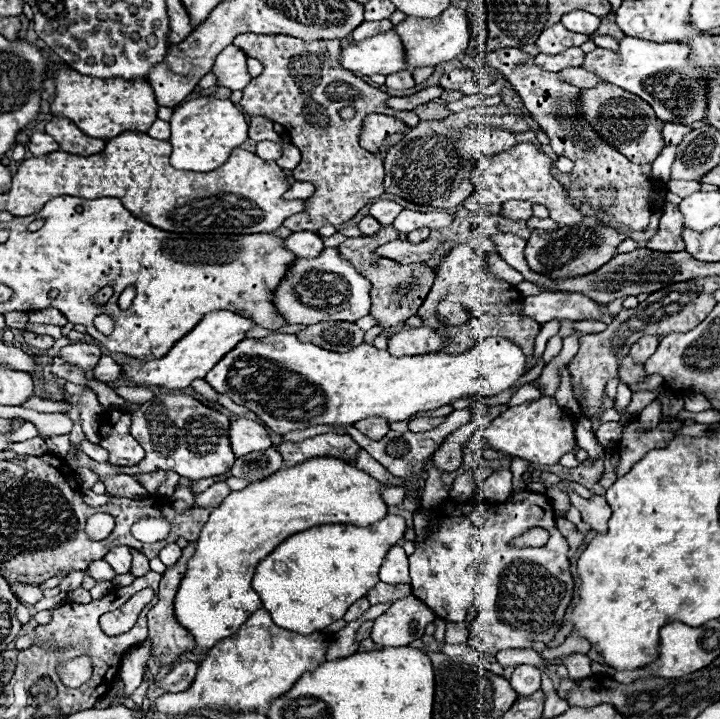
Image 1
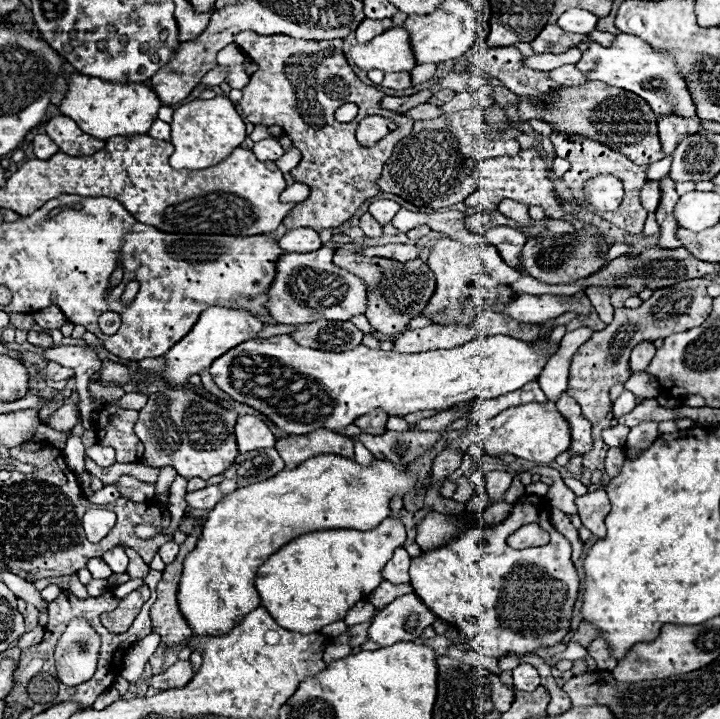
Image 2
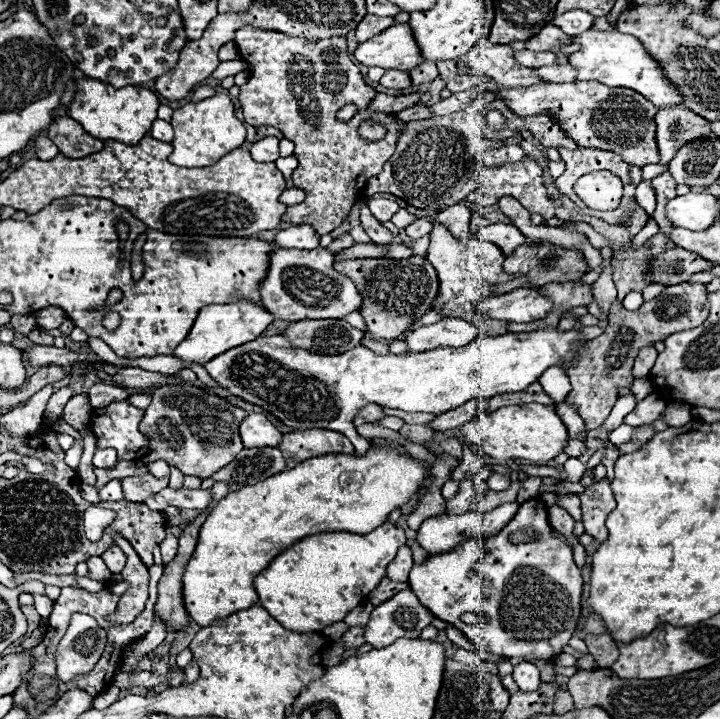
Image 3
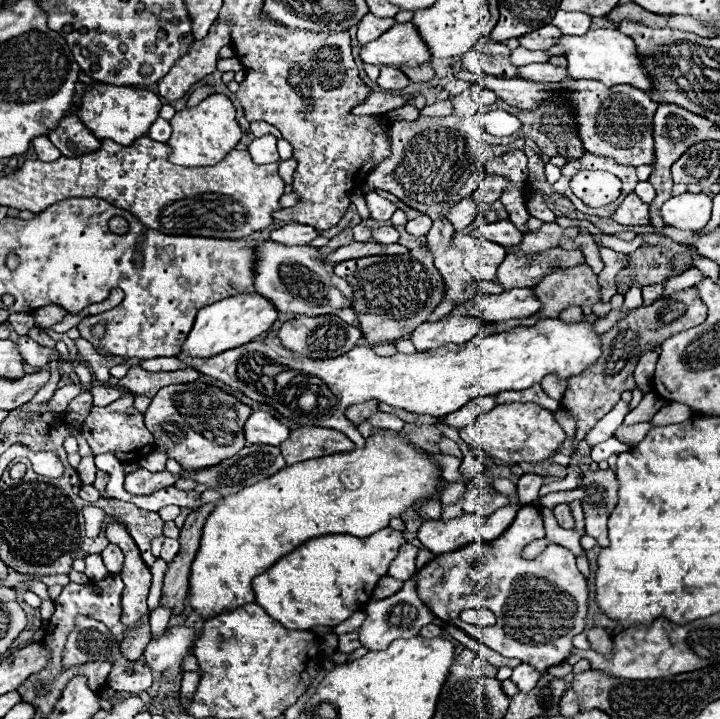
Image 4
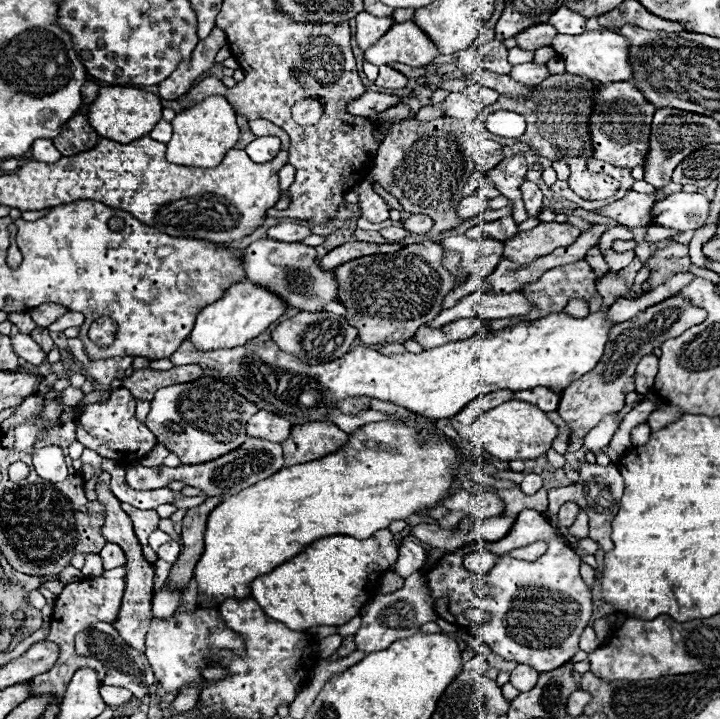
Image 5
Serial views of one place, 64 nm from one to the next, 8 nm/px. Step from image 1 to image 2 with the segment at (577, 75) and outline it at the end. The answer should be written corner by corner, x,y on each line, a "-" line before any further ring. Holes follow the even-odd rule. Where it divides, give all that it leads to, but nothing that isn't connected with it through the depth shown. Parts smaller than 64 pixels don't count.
564,64
564,66
560,66
560,68
554,68
554,70
548,72
548,76
550,76
556,84
562,84
562,86
576,86
576,84
588,82
574,64

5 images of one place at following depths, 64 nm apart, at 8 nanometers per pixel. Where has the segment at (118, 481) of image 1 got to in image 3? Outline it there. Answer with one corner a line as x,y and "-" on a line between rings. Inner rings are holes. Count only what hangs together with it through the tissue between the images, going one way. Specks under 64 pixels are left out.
142,474
142,476
128,476
122,480
124,498
134,502
144,502
148,496
160,492
166,486
168,486
168,476
156,478
152,474

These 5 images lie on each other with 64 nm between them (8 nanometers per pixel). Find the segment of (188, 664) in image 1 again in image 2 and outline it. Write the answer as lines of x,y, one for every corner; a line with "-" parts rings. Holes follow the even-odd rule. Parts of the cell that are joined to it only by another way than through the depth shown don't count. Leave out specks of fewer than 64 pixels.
176,662
174,666
170,666
164,674
156,674
156,676
148,676
142,678
148,686
156,688
156,690
166,690
166,688
180,688
186,682
190,682
192,676
192,666
190,662

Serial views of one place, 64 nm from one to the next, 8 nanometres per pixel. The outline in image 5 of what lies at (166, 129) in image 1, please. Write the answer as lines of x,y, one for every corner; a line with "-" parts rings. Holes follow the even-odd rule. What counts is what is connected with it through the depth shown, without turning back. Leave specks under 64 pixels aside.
160,120
148,136
150,136
152,140
156,140
156,142
164,142
164,144
166,144
166,142
170,140
170,136
172,136
172,126
170,126
170,122

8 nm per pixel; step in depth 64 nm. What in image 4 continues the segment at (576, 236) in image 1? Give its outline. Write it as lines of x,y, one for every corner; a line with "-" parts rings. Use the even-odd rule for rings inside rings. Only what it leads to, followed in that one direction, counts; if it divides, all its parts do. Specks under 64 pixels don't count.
552,248
534,256
508,254
500,264
494,282
500,284
504,292
510,288
532,288
546,274
558,268
570,268
574,264
584,264
584,256
580,250

